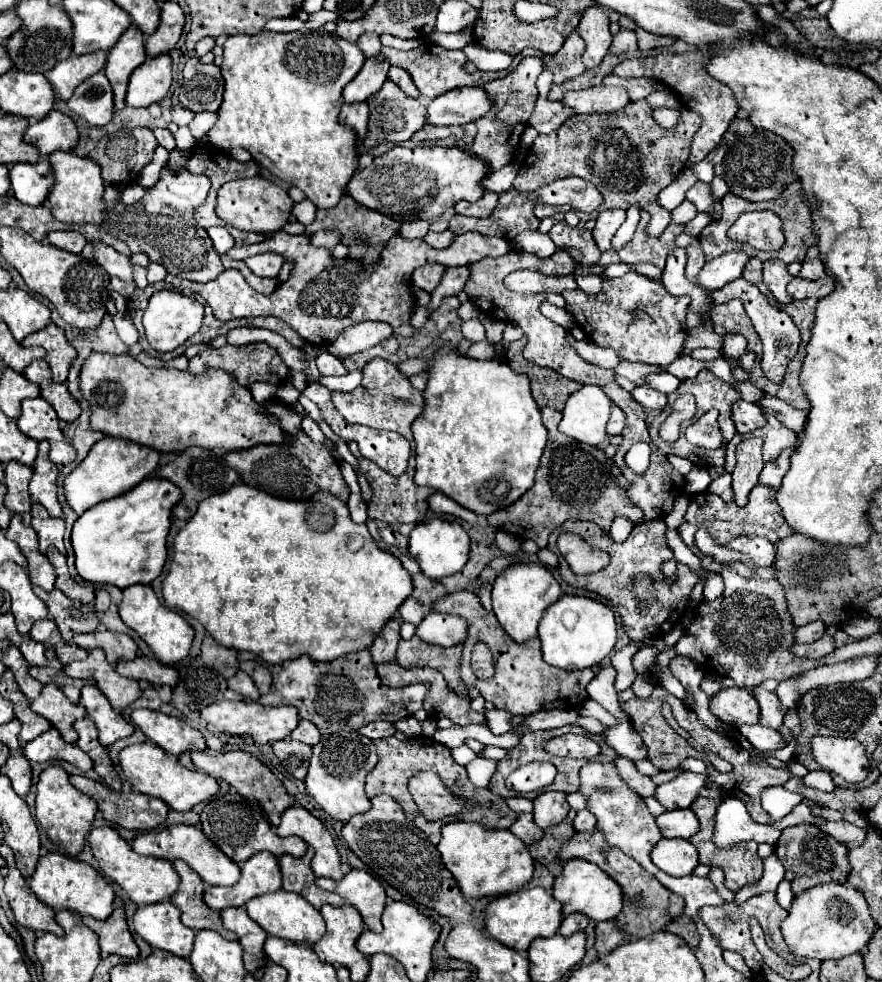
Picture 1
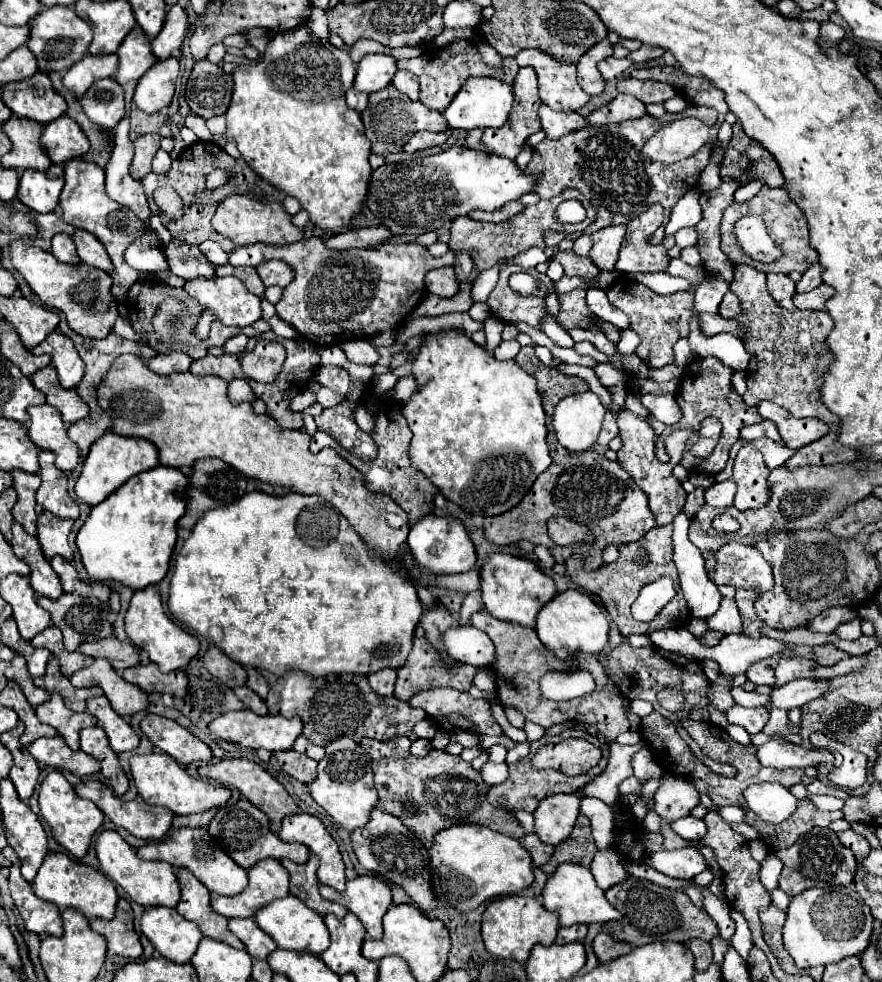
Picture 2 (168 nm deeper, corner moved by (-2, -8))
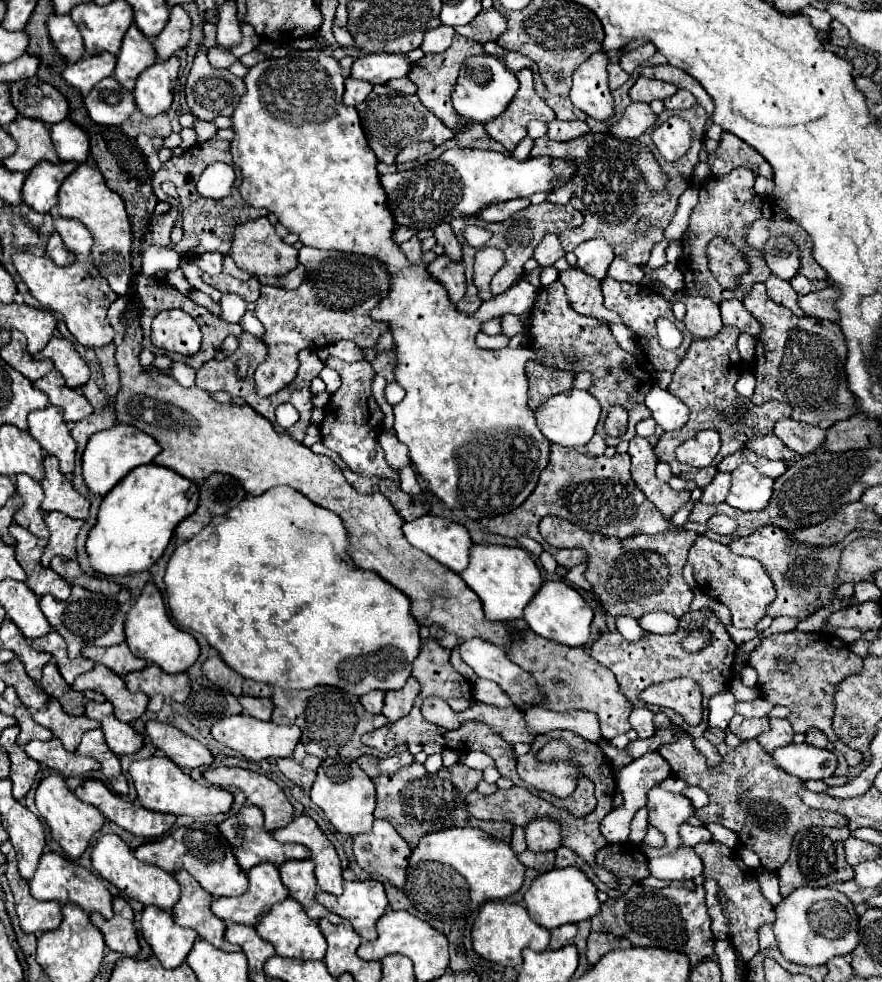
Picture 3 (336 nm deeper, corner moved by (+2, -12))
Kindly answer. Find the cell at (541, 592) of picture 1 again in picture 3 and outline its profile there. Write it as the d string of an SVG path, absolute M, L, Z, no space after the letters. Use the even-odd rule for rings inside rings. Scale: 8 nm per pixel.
M473 544L469 556L469 568L459 574L463 582L481 598L485 616L499 622L515 622L523 618L523 608L541 588L543 580L537 564L523 548L497 546L497 544Z

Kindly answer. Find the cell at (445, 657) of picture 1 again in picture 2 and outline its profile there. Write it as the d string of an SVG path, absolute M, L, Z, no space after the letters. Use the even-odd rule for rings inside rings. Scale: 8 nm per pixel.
M415 638L413 640L413 648L407 656L407 662L403 664L403 668L399 668L397 672L397 682L395 682L395 696L399 700L409 700L413 694L421 692L421 690L429 690L429 688L443 688L443 686L451 686L455 690L469 690L473 686L473 676L475 676L477 668L457 662L455 666L447 666L447 662L439 656L439 652L425 640L425 638Z

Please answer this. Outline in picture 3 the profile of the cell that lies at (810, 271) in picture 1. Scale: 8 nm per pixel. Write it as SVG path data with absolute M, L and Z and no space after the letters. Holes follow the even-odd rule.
M797 274L797 276L791 280L791 286L795 288L797 294L811 294L811 292L829 288L829 286L831 286L831 280L809 280L809 278L805 278L803 274Z

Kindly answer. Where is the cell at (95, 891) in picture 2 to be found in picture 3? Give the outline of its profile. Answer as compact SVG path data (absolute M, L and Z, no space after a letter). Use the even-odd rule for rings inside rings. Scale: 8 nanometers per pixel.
M55 852L43 854L41 860L39 860L39 866L35 870L35 876L29 880L29 886L31 886L31 894L37 900L57 900L61 906L65 906L65 904L77 904L87 914L89 912L99 912L107 920L113 918L113 908L111 908L113 896L107 890L105 880L99 878L99 876L95 876L87 868L83 868L83 866L79 866L79 864L63 858L61 854L55 854Z

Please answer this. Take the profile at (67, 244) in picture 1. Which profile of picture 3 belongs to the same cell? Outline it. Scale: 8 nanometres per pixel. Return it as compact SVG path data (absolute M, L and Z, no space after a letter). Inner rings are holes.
M53 232L53 234L51 234L51 238L49 238L47 254L49 254L49 256L51 256L51 260L53 260L55 264L59 264L59 266L71 264L71 262L75 260L75 254L73 254L71 250L67 250L67 248L65 248L65 244L63 244L63 240L61 240L61 236L59 236L57 232Z

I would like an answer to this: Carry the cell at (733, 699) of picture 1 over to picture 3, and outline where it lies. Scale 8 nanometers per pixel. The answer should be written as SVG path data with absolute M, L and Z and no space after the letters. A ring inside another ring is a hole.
M735 714L731 718L731 722L729 722L729 730L741 740L757 738L759 734L767 732L767 728L769 728L769 720L767 718L745 718L745 716Z

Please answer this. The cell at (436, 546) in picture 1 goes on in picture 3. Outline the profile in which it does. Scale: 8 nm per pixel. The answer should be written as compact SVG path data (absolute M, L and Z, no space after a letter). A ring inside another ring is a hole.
M421 516L403 526L403 534L413 548L423 550L433 560L451 568L453 572L463 572L469 560L471 536L465 526L451 522L443 516Z

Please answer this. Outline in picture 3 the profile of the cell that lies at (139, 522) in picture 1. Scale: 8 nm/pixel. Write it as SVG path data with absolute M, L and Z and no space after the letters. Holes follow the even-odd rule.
M147 464L131 470L101 502L97 524L87 538L91 566L107 576L149 570L167 548L177 524L195 512L199 486L177 472Z

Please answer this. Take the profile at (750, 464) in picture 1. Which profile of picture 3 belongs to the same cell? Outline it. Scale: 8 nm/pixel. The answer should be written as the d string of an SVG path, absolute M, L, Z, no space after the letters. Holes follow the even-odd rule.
M741 464L731 472L731 490L727 494L727 504L743 512L763 510L773 494L773 480L761 476L755 466Z

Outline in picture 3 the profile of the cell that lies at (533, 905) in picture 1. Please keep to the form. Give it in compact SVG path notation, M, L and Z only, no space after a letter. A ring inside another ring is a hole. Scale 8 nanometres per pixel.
M487 902L483 904L483 908L479 910L477 918L475 918L475 926L473 926L473 950L495 964L501 966L521 966L521 950L523 948L531 948L531 950L545 950L549 946L549 930L545 930L543 926L535 924L525 906L521 904L509 904L509 902Z

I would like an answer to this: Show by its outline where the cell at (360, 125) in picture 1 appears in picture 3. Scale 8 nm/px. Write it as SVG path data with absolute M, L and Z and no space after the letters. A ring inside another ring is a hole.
M347 78L345 80L345 96L343 96L343 102L347 106L357 106L361 104L367 94L373 90L373 84L367 84L365 80L355 80L355 78Z

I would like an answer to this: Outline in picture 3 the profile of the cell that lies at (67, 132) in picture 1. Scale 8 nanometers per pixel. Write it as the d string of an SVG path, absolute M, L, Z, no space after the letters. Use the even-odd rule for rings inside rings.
M69 118L51 126L51 140L63 162L85 162L89 156L87 134Z

